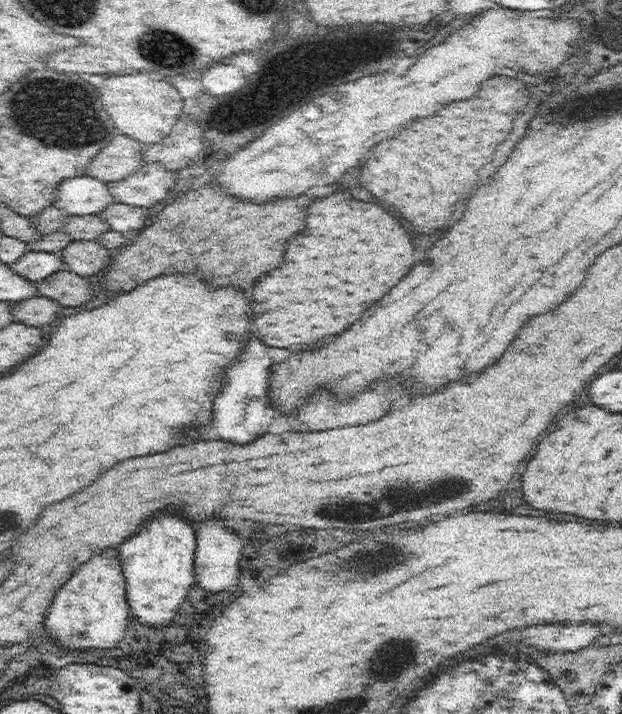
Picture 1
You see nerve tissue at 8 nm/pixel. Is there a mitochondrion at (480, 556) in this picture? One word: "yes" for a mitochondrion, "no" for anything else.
no

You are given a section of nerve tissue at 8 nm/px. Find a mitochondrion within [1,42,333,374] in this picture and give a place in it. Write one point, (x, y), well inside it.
(55, 120)

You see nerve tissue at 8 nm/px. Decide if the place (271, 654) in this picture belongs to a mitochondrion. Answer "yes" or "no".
no

